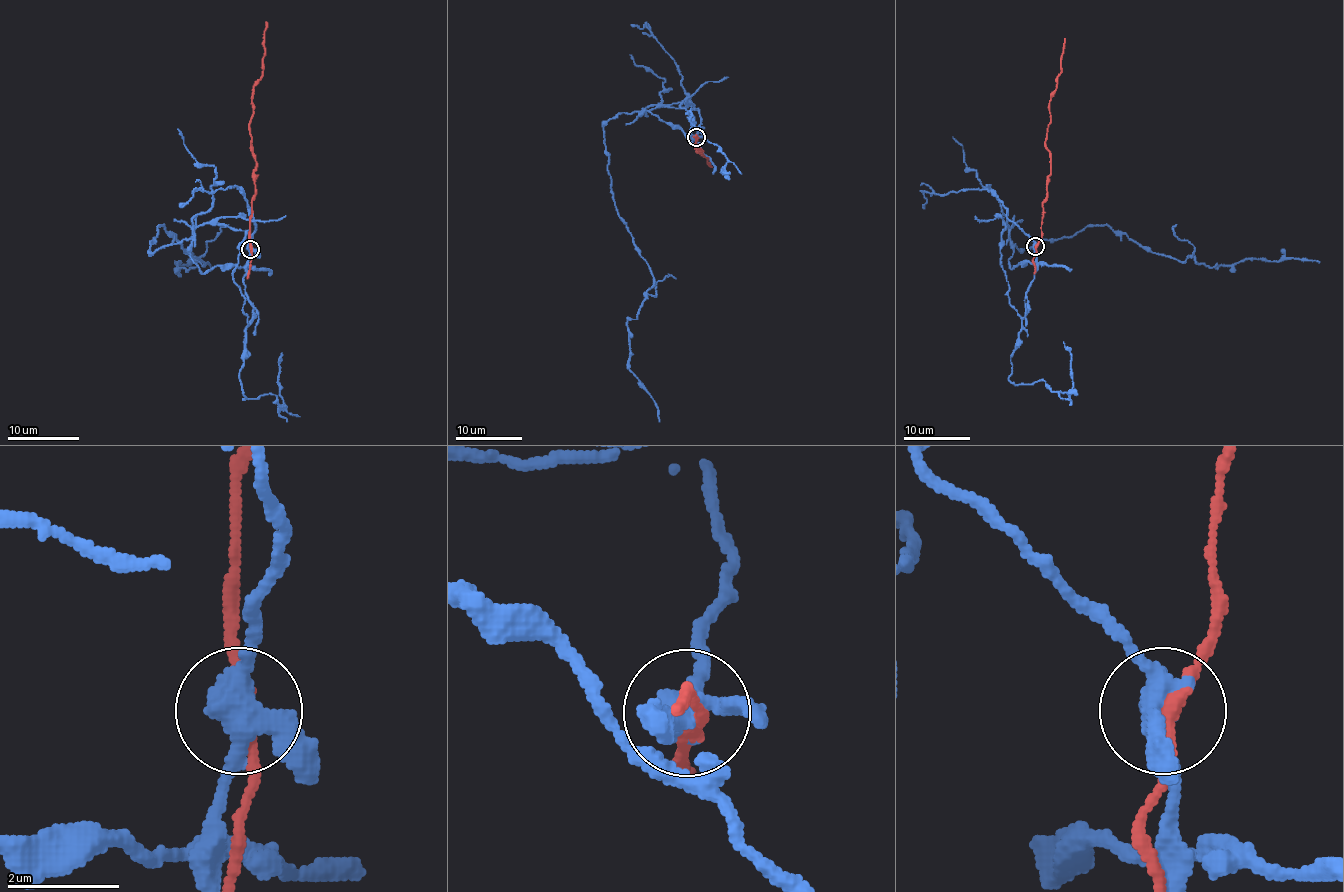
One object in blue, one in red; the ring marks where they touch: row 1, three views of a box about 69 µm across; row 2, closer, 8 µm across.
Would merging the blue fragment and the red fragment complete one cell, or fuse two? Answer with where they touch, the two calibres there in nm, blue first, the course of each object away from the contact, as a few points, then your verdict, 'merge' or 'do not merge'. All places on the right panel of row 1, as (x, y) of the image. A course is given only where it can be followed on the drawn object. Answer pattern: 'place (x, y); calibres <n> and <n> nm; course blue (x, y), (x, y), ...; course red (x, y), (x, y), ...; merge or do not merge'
place (1035, 246); calibres 400 and 260 nm; course blue (1035, 246), (1036, 262), (1010, 267), (1010, 238), (1031, 248), (1108, 224), (1154, 252), (1212, 267), (1319, 262); course red (1035, 246), (1041, 236), (1050, 173), (1050, 152), (1045, 143), (1050, 94), (1058, 82), (1065, 38); do not merge

